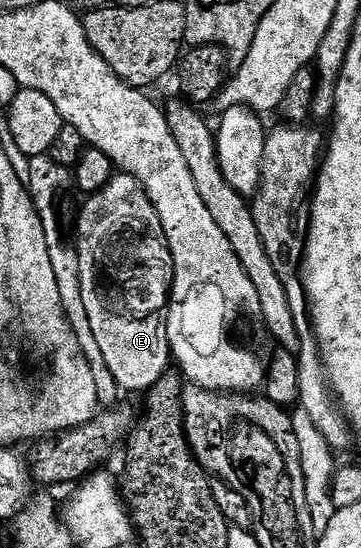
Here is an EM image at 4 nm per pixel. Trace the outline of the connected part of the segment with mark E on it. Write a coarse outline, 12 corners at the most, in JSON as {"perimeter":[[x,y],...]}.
{"perimeter":[[115,173],[78,214],[80,284],[123,391],[171,369],[174,261]]}

